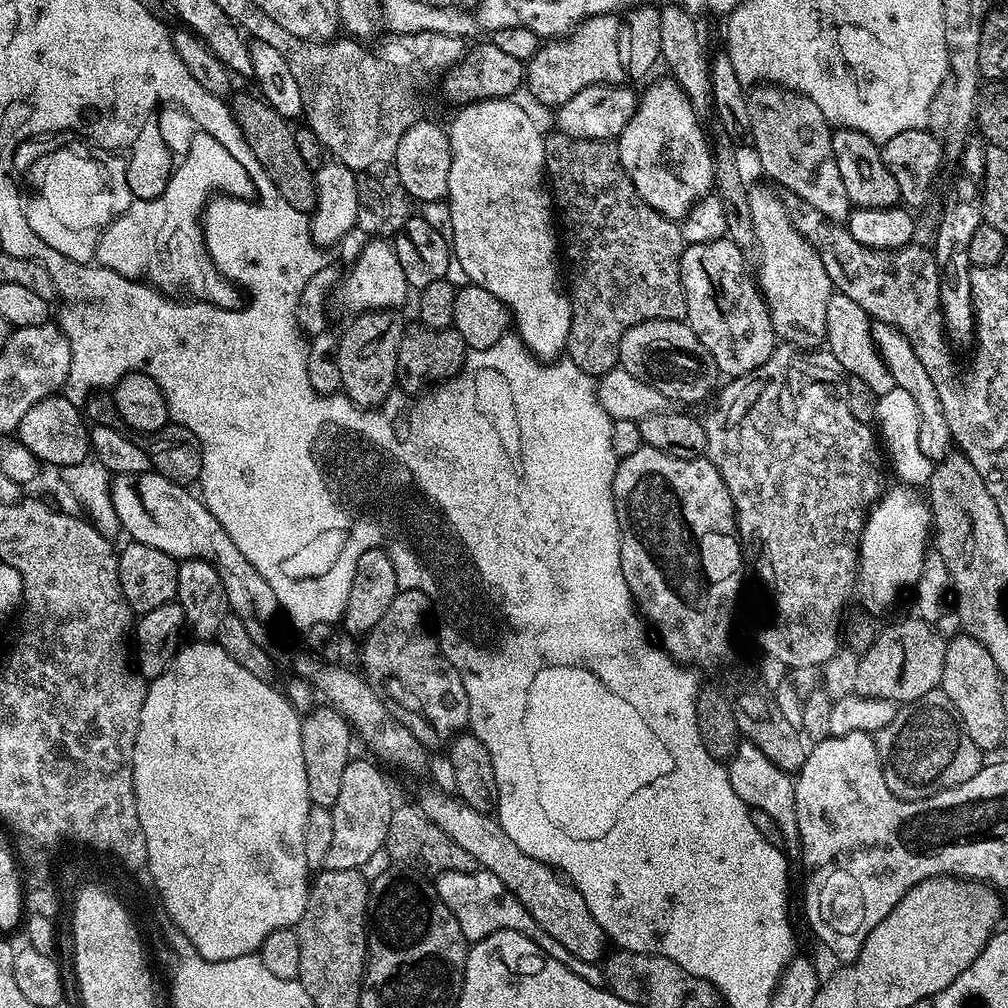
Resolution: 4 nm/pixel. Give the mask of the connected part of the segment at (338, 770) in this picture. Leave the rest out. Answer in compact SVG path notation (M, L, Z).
M316 706L300 721L300 733L302 734L302 758L306 762L306 790L308 799L313 805L331 809L334 802L338 802L338 789L342 787L342 774L346 774L346 766L352 752L352 740L354 733L348 727L348 721L331 706Z

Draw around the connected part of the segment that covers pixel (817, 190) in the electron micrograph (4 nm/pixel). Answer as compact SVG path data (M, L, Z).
M764 86L755 89L749 95L751 118L751 141L758 150L758 160L763 170L776 182L784 187L785 193L793 192L802 198L802 202L810 202L814 210L818 210L827 220L837 222L847 221L853 211L853 204L846 194L846 185L842 182L842 174L838 172L838 162L832 149L833 129L827 118L810 102L810 98L800 95L799 92L789 92L787 89L778 89L774 86Z

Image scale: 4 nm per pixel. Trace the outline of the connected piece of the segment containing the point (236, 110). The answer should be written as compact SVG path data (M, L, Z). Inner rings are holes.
M256 94L253 96L233 95L230 107L232 118L238 122L242 134L248 139L250 150L254 158L258 158L266 179L274 182L278 194L282 194L282 198L286 198L286 202L290 202L294 210L305 214L311 213L318 202L316 177L313 169L308 168L299 153L293 125Z

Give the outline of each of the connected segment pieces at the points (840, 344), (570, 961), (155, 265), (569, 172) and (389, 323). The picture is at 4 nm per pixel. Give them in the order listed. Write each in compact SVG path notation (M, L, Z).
M833 291L830 302L826 302L827 351L853 381L861 380L873 392L873 397L879 398L890 394L890 390L894 390L897 385L893 374L887 369L886 362L880 356L873 336L873 327L873 321L866 314L866 310L858 306L858 302L853 302L846 294Z
M483 870L441 872L435 877L434 883L437 894L442 898L442 902L446 902L450 914L454 914L454 918L458 918L458 926L462 926L462 934L469 942L481 940L495 932L517 932L533 940L543 952L550 954L550 958L558 958L558 962L562 962L562 966L566 966L570 970L574 970L574 974L586 978L586 982L590 982L590 986L605 987L603 967L599 963L591 964L582 958L573 956L570 950L566 950L566 946L562 946L562 942L554 942L554 938L550 938L550 934L546 934L542 930L542 926L538 926L538 922L534 922L534 918L526 910L526 906L522 906L520 899L514 894L510 894L510 890L506 890L506 886L502 886L502 882L498 878L494 878L494 874Z
M210 127L198 129L195 134L187 137L186 144L188 153L185 156L183 153L171 169L166 182L166 194L158 194L150 201L135 199L121 217L111 221L106 230L103 230L101 240L94 240L94 268L91 272L108 272L121 279L123 283L143 288L148 292L153 291L157 299L169 305L171 310L197 306L227 312L250 310L257 305L258 290L244 284L236 276L229 275L222 260L210 254L205 229L200 229L200 215L203 212L205 215L209 207L208 195L211 192L216 192L214 204L218 207L232 204L256 206L258 202L266 200L262 178L254 174L254 170L246 162L239 160L236 153L232 152Z
M552 130L544 137L544 162L562 229L562 252L568 255L568 268L572 271L572 321L566 356L580 371L599 378L617 367L620 343L632 326L652 319L683 321L687 317L686 294L680 277L680 259L686 245L679 223L654 210L640 197L620 161L616 140L574 138Z
M374 308L359 313L348 324L344 333L339 333L337 346L338 370L341 371L343 395L361 406L379 406L397 387L396 367L398 350L406 331L406 323L400 312L392 308Z

